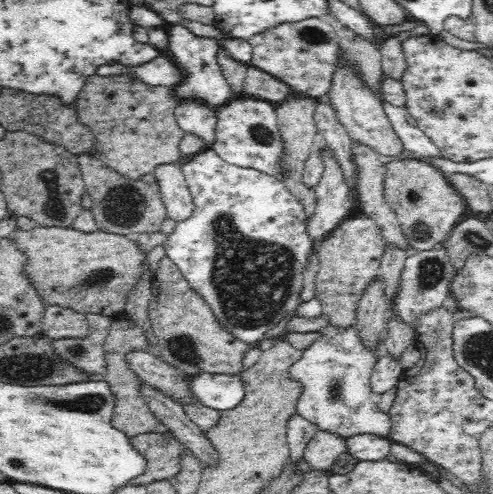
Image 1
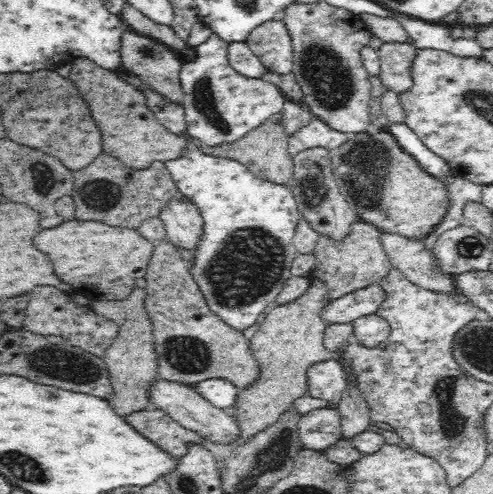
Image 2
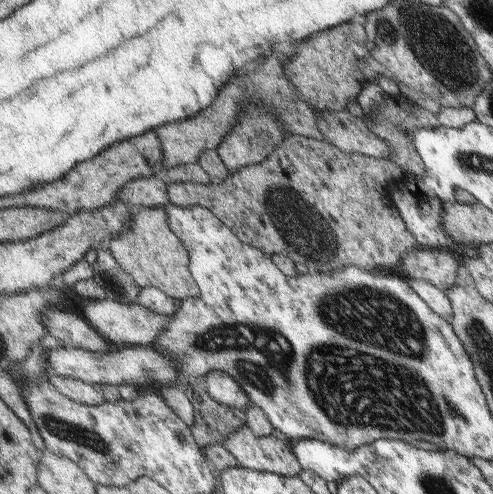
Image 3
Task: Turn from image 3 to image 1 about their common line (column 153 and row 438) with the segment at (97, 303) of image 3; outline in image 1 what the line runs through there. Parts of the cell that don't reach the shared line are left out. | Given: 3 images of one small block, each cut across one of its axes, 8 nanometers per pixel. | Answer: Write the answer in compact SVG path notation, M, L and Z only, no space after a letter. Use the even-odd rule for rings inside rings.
M316 432L316 436L306 446L304 462L312 472L332 474L334 464L338 464L338 458L344 452L348 452L346 440L332 436L332 432Z

